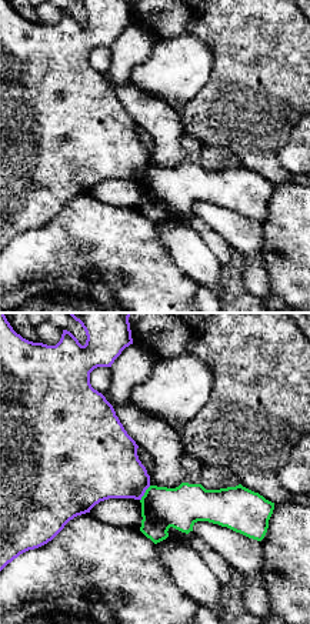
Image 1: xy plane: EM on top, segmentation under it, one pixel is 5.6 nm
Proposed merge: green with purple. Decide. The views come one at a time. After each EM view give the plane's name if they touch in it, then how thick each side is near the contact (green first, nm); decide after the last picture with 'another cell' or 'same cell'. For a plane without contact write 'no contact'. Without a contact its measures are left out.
meets green in xy; 240 nm thick on the green side, 340 nm on the other

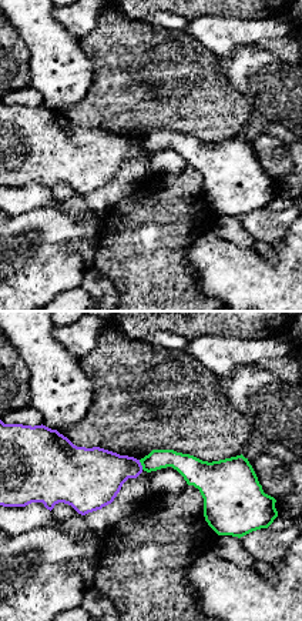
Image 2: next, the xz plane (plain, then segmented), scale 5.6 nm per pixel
meets green in xz; 120 nm thick on the green side, 300 nm on the other

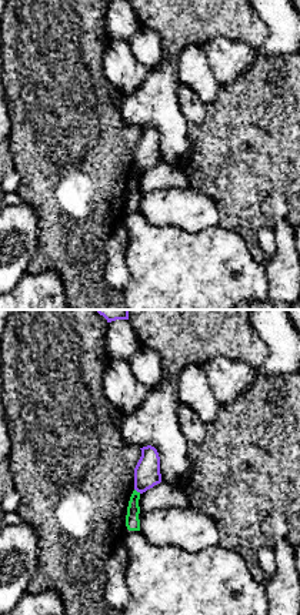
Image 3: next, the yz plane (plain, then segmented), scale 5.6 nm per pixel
meets green in yz; 80 nm thick on the green side, 140 nm on the other

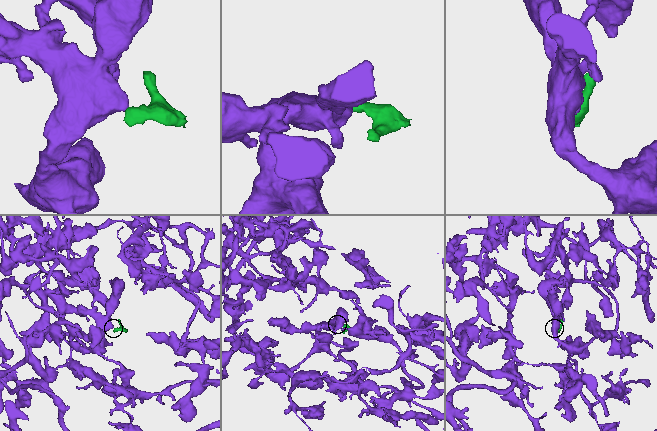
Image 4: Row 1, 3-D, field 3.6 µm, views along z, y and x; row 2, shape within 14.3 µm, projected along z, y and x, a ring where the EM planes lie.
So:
another cell

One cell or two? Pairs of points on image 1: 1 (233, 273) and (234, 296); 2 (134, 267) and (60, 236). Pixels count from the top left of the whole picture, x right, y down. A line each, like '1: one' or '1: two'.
1: one
2: one

